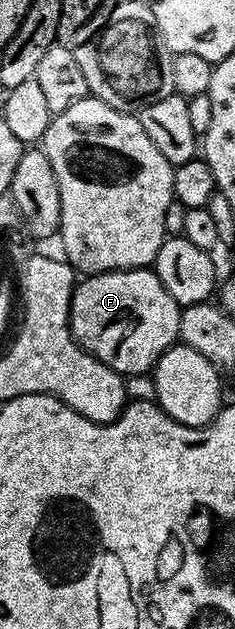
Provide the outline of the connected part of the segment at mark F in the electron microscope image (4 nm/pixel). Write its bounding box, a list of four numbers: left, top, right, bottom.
[70,269,182,377]

